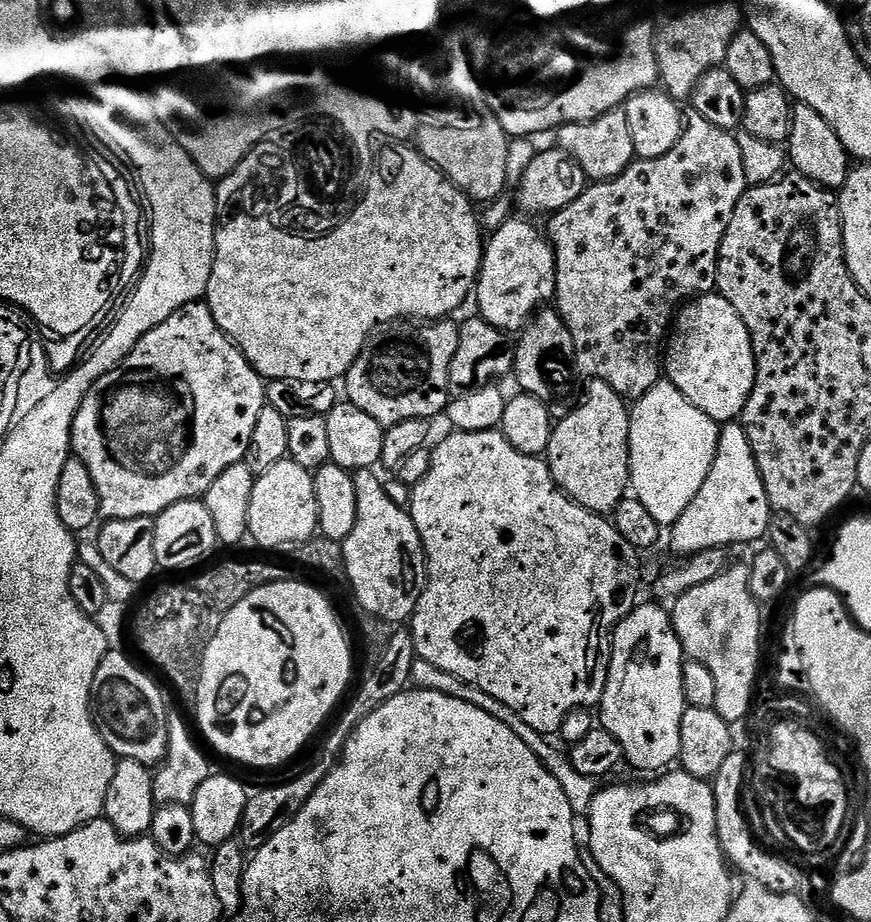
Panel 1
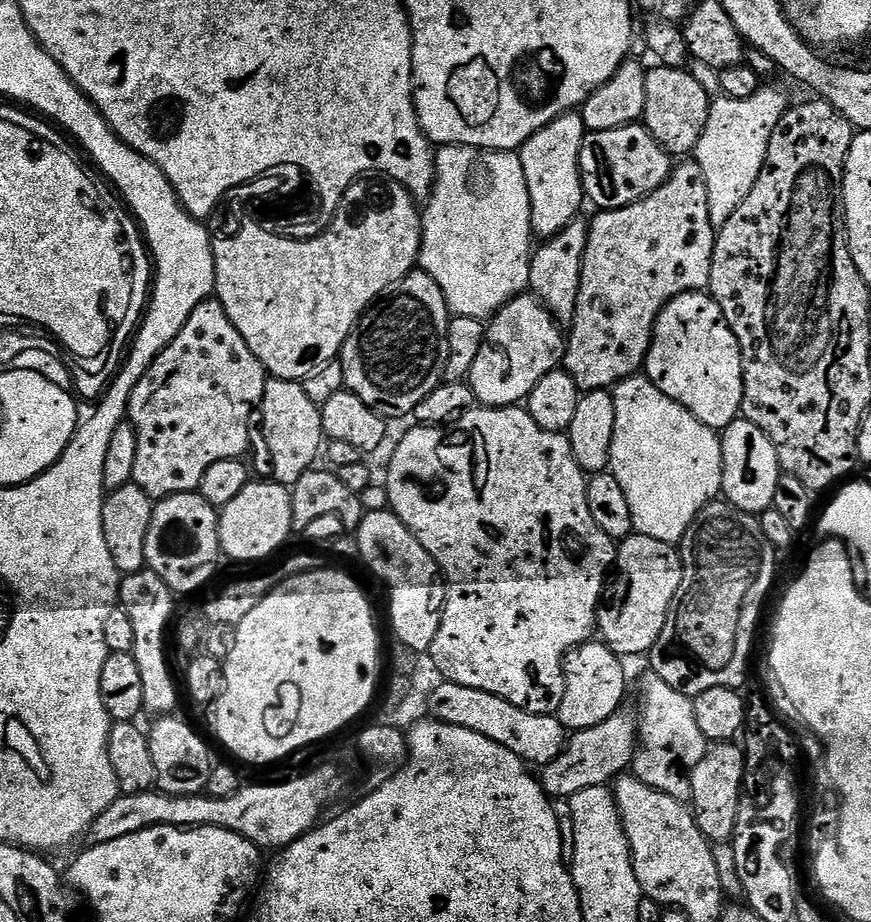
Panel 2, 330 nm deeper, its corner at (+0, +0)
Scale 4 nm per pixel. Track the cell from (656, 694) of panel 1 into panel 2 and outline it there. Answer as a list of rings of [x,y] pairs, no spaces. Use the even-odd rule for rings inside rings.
[[[627,710],[615,712],[606,722],[594,726],[590,730],[571,733],[562,754],[554,758],[554,762],[543,765],[538,779],[544,785],[549,797],[567,798],[578,794],[578,790],[590,786],[608,786],[621,774],[629,771],[636,755],[638,745],[638,720]]]

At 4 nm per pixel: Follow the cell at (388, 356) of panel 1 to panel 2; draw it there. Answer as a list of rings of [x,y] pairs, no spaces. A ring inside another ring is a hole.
[[[422,271],[408,272],[376,299],[346,338],[338,357],[345,389],[385,418],[411,417],[418,402],[444,380],[449,319],[438,282]]]

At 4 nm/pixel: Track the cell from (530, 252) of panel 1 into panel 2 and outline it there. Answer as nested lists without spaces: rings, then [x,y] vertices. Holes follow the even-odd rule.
[[[573,110],[554,118],[554,122],[550,122],[542,130],[538,130],[538,134],[534,134],[518,149],[522,170],[526,170],[526,186],[530,190],[532,235],[541,241],[550,239],[566,226],[570,226],[570,222],[581,215],[580,207],[586,204],[584,187],[580,177],[580,155],[585,135],[584,120],[580,117],[579,111]]]

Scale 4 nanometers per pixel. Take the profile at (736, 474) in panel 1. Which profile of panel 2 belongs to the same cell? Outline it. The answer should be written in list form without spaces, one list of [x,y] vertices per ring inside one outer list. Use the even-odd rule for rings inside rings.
[[[738,418],[729,428],[723,429],[722,458],[722,496],[738,510],[759,514],[772,507],[774,490],[778,490],[778,478],[782,474],[774,442],[754,422]]]

